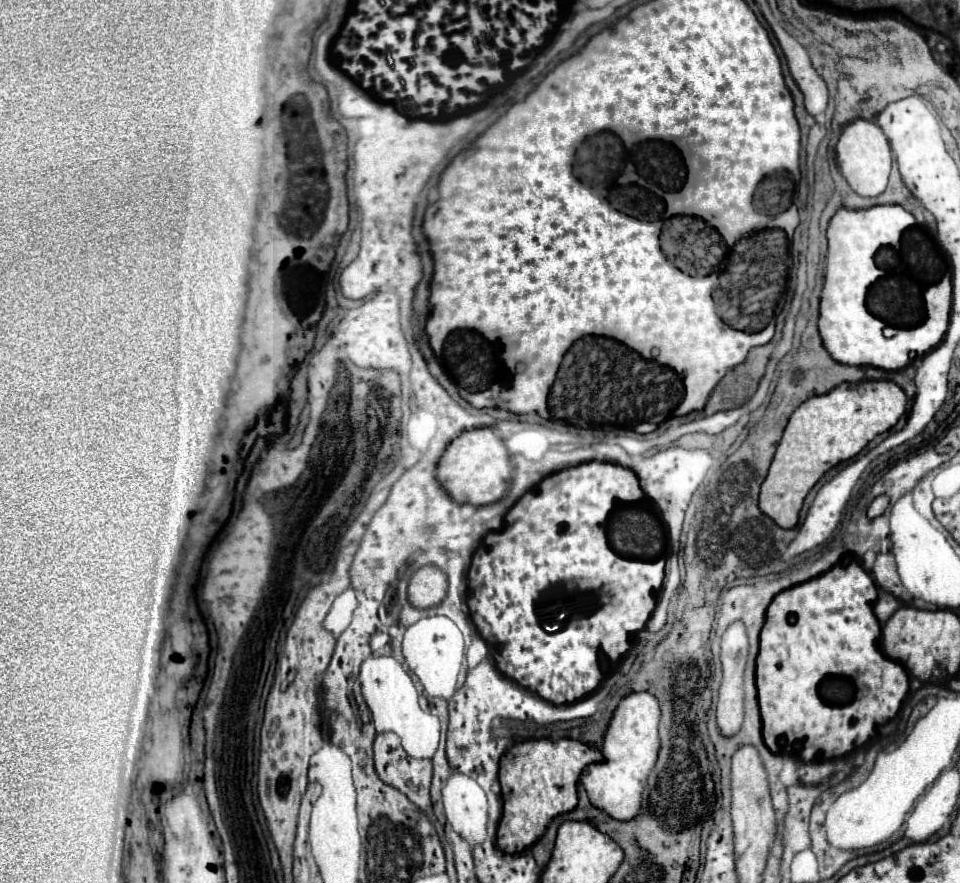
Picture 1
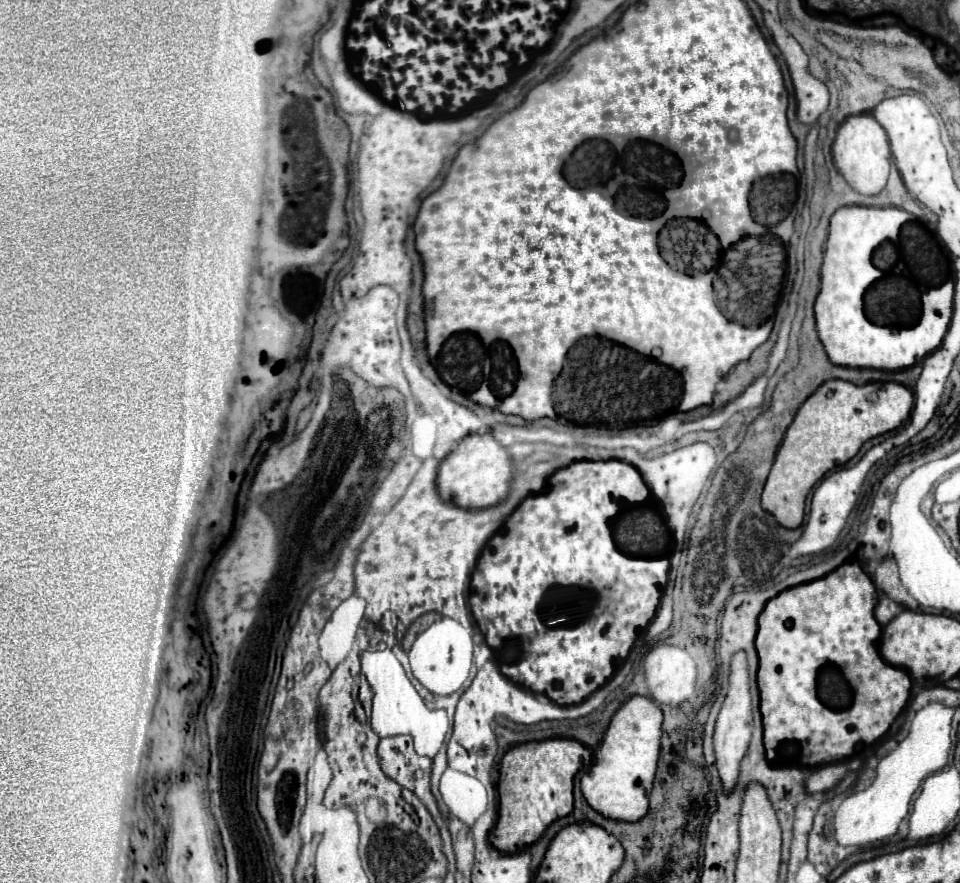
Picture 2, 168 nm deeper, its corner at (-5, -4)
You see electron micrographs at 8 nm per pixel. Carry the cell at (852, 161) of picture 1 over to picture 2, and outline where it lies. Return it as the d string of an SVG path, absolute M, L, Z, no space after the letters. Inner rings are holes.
M852 115L848 117L836 133L836 141L832 145L832 155L836 169L844 175L848 185L862 195L878 195L888 181L890 175L890 143L882 125L874 119L874 115Z

